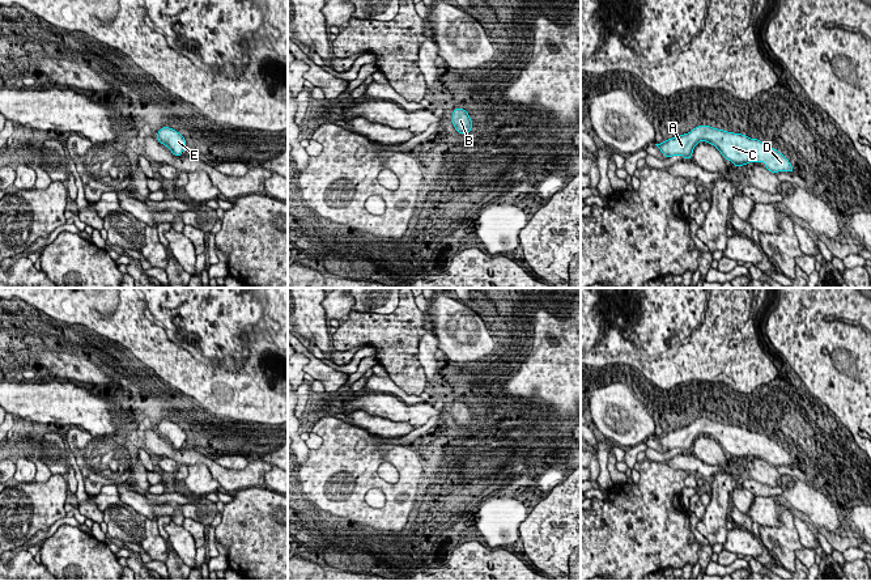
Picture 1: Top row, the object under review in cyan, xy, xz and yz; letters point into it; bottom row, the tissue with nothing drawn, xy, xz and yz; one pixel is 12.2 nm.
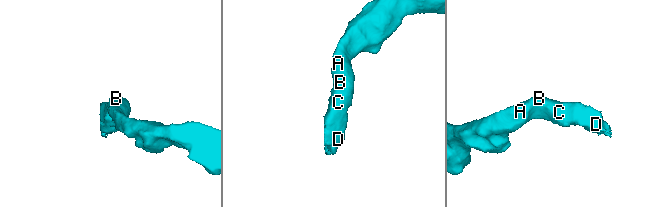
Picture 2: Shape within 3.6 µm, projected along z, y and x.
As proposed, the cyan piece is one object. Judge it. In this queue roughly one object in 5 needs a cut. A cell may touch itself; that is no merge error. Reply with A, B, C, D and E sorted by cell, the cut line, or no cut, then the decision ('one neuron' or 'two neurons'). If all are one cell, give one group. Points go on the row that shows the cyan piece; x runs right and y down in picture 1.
A B C D E | no cut | one neuron

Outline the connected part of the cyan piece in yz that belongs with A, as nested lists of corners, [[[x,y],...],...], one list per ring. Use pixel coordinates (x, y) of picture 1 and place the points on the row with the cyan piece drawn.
[[[698,126],[688,133],[655,145],[666,158],[683,156],[685,160],[691,160],[694,147],[701,140],[713,144],[723,158],[730,160],[736,167],[740,165],[745,166],[749,162],[764,162],[765,169],[772,173],[794,173],[789,160],[768,144],[742,133],[726,132],[710,126]]]

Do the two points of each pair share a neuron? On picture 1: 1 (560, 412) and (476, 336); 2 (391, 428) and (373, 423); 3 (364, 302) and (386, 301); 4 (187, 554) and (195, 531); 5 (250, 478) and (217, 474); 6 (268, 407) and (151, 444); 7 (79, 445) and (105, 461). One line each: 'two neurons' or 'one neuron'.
1: two neurons
2: one neuron
3: one neuron
4: two neurons
5: one neuron
6: two neurons
7: one neuron

